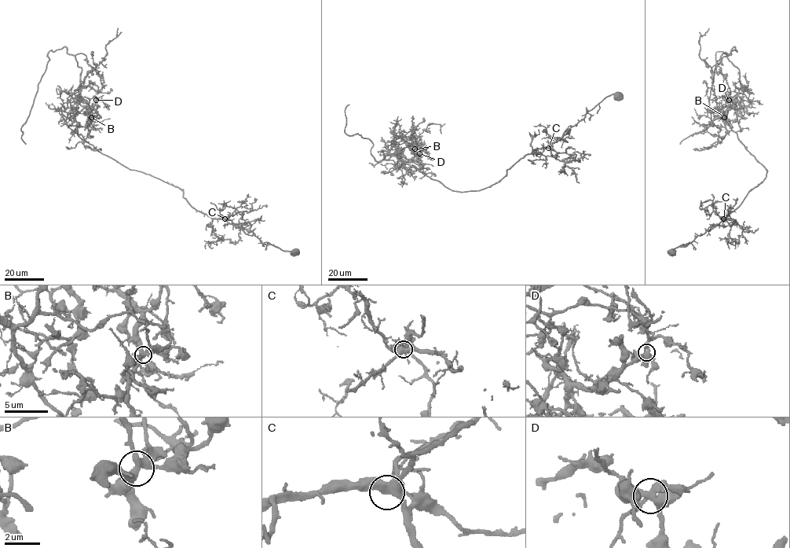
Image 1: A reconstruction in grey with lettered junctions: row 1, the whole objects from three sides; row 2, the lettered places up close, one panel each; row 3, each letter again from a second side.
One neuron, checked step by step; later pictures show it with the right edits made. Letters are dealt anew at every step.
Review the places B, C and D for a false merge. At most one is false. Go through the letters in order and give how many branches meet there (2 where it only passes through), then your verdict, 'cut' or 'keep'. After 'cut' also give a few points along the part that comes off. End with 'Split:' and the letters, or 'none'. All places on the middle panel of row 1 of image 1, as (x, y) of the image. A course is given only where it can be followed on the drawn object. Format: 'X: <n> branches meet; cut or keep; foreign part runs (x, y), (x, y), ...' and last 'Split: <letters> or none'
B: 5 branches meet; keep
C: 5 branches meet; keep
D: 5 branches meet; cut; foreign part runs (419, 153), (416, 144), (385, 143), (392, 156), (451, 189), (479, 191), (548, 148), (606, 97), (623, 98)
Split: D

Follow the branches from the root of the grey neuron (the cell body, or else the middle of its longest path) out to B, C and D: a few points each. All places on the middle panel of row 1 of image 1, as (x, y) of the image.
B: (619, 97), (605, 97), (480, 190), (453, 191), (389, 152), (394, 147), (407, 161), (415, 148)
C: (619, 97), (619, 94), (605, 97), (548, 148)
D: (619, 97), (605, 97), (480, 190), (453, 191), (385, 143), (416, 144), (419, 153)

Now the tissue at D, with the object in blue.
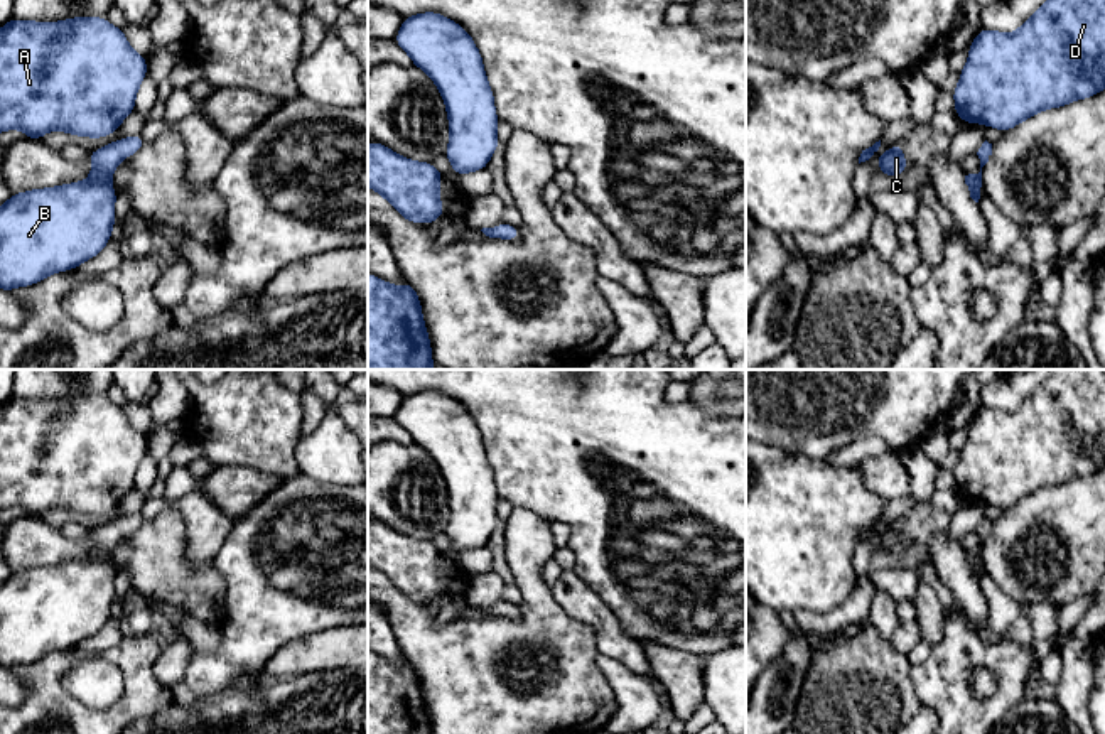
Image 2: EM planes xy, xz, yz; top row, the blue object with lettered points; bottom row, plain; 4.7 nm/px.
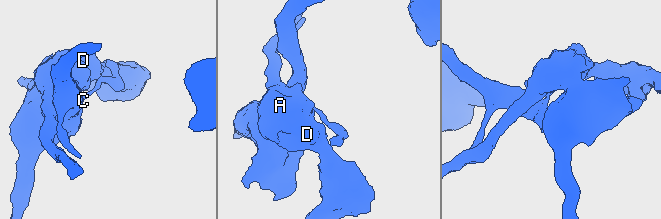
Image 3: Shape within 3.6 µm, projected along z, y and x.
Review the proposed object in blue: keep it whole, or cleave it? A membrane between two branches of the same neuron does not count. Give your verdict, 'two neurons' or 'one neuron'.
two neurons

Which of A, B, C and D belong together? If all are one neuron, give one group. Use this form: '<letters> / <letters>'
A D / B C

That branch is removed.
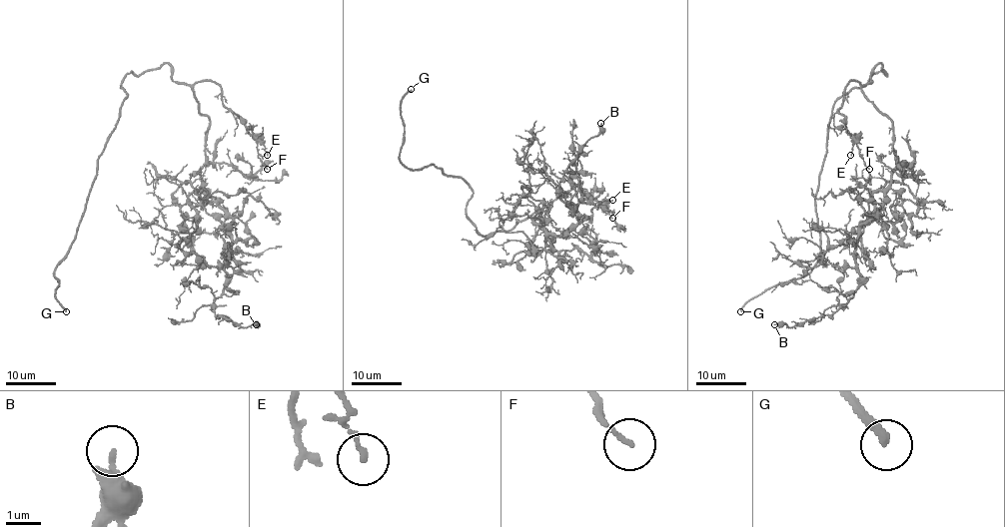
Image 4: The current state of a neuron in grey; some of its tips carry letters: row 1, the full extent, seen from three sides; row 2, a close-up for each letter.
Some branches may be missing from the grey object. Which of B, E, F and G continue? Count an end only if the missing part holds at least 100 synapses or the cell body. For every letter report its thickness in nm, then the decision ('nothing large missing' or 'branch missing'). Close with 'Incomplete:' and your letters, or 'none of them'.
B: 400 nm | nothing large missing
E: 150 nm | nothing large missing
F: 140 nm | nothing large missing
G: 280 nm | branch missing
Incomplete: G

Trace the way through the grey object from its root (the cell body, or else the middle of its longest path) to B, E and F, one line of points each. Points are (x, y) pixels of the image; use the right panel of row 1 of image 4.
B: (871, 70), (861, 91), (891, 123), (895, 166), (886, 203), (856, 242), (859, 287), (830, 314), (774, 324)
E: (871, 70), (870, 82), (863, 85), (850, 81), (844, 87), (844, 100), (838, 111), (851, 135), (850, 155)
F: (871, 70), (870, 82), (850, 81), (844, 87), (838, 111), (869, 169)

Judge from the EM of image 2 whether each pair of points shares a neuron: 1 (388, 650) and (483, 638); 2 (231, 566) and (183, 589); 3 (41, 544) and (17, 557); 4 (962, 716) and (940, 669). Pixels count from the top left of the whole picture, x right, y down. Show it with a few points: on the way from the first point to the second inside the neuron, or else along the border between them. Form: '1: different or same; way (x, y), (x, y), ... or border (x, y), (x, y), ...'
1: different; border (385, 615), (407, 658)
2: different; border (210, 562), (223, 581), (223, 611)
3: same; way (36, 544), (31, 544), (22, 552)
4: same; way (955, 704), (943, 680)

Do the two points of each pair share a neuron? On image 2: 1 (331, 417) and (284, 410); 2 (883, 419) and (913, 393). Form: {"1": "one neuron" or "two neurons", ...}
{"1": "two neurons", "2": "one neuron"}

